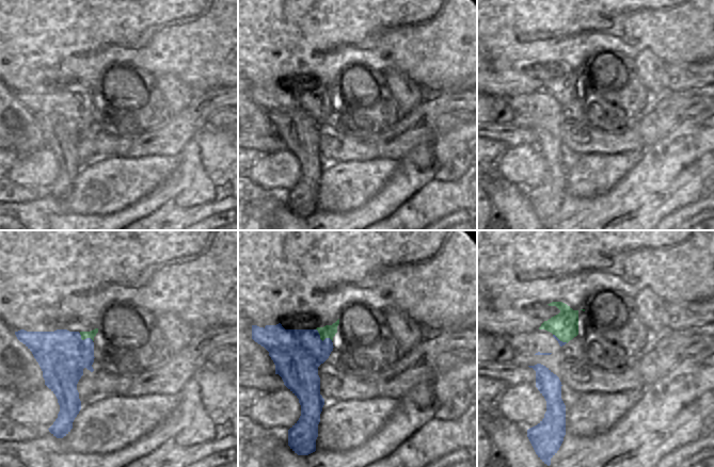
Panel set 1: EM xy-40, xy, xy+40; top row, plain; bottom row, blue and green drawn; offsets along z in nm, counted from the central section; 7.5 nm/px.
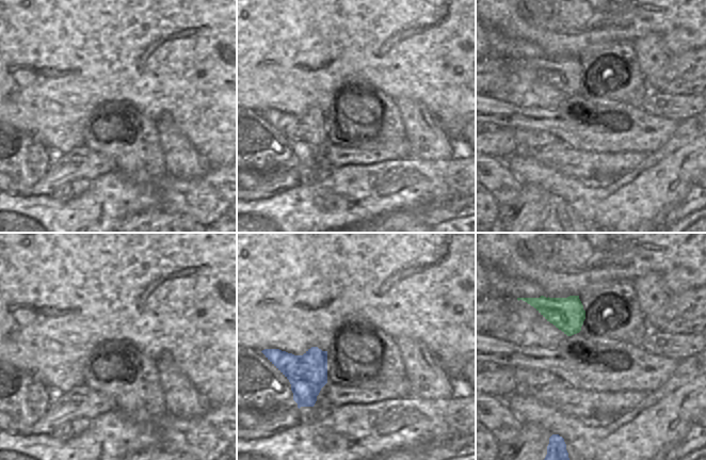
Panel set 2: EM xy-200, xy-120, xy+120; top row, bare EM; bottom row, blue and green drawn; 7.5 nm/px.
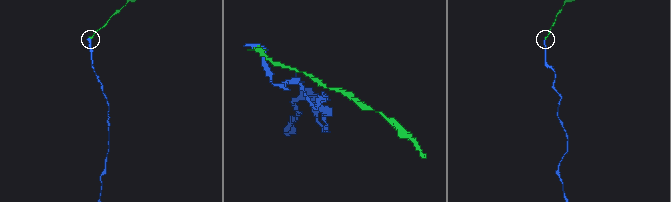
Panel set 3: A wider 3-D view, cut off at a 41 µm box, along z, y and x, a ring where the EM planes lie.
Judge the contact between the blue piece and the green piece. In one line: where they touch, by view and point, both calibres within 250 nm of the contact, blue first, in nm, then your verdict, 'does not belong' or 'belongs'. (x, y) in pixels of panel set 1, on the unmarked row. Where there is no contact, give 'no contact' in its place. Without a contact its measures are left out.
contact xy (320, 100); calibres 380 and 100 nm; does not belong

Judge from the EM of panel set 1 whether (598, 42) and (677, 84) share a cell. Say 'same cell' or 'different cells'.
different cells

